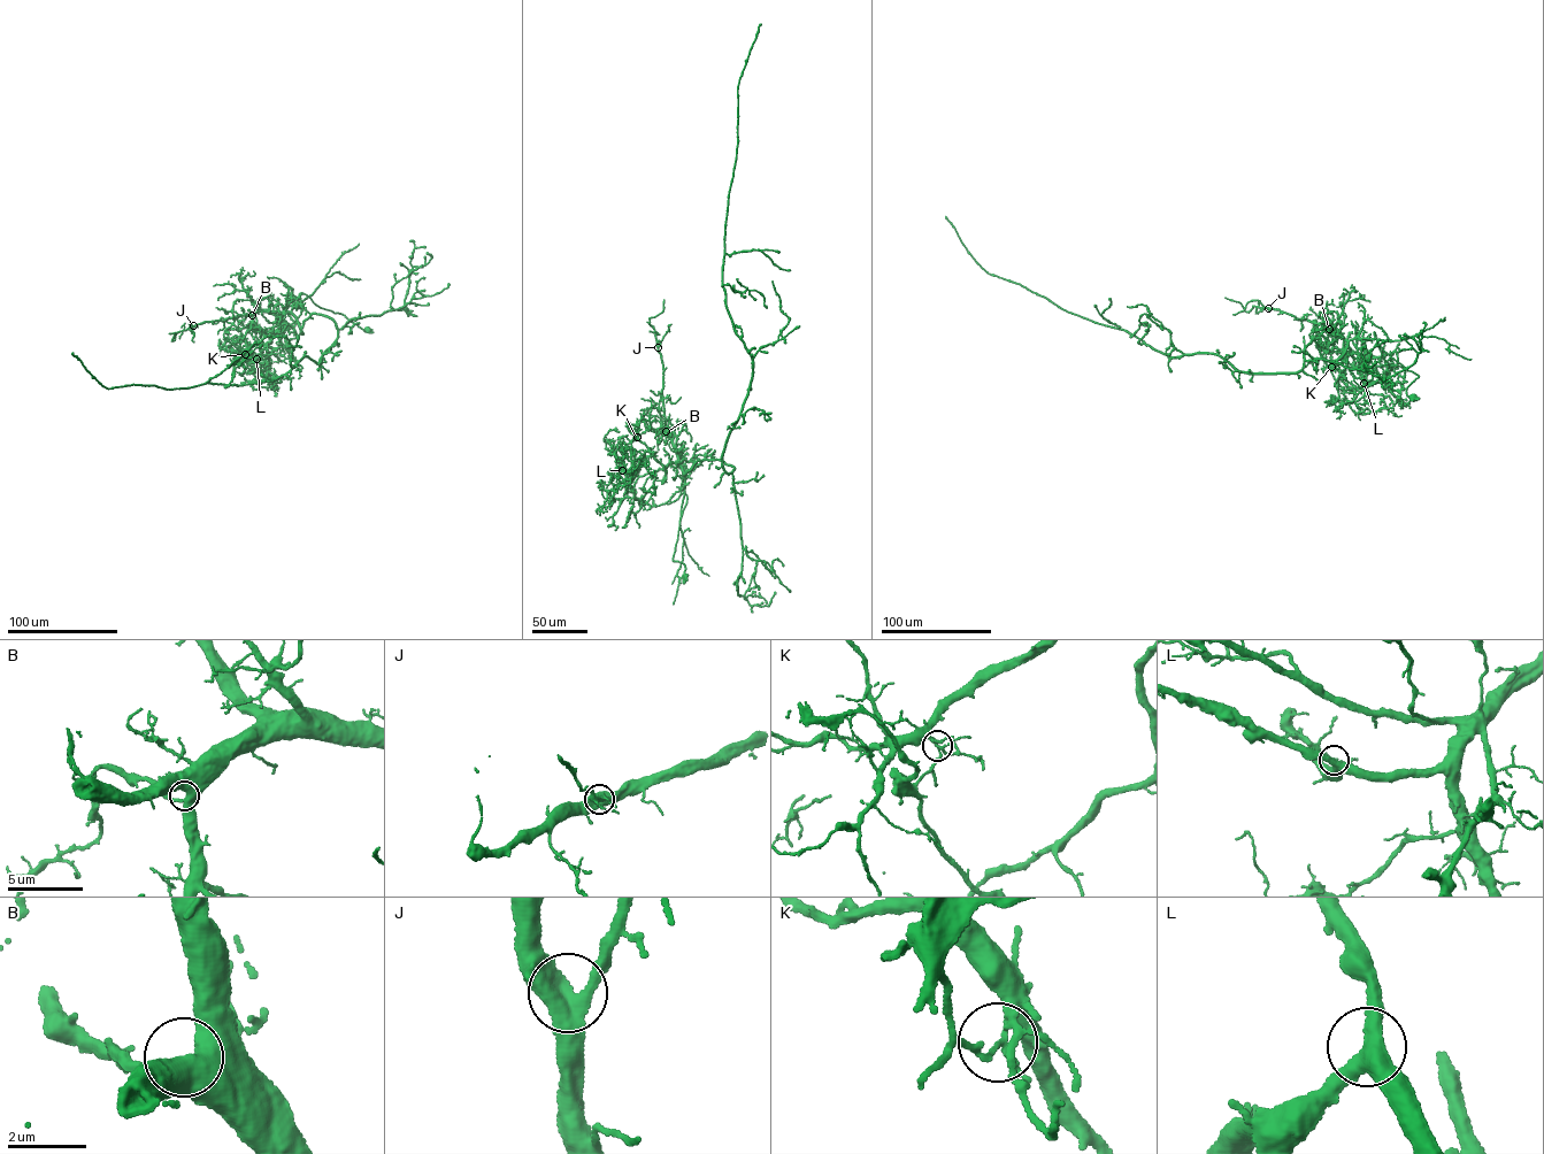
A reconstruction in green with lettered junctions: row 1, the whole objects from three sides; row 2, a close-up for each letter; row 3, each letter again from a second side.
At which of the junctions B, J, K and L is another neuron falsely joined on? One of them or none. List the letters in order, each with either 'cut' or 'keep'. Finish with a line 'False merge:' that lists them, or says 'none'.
B: keep
J: keep
K: cut
L: keep
False merge: K

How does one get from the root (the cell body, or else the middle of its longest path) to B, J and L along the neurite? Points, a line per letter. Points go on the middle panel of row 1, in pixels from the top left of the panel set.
B: (684, 576), (673, 558), (686, 494), (651, 506), (627, 491), (639, 476), (678, 462), (666, 431)
J: (684, 576), (673, 558), (686, 494), (651, 506), (627, 491), (639, 476), (678, 462), (658, 347)
L: (684, 576), (684, 566), (673, 558), (686, 494), (651, 506), (635, 498), (622, 470)

